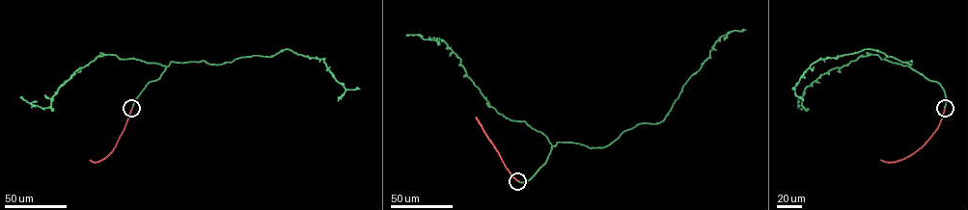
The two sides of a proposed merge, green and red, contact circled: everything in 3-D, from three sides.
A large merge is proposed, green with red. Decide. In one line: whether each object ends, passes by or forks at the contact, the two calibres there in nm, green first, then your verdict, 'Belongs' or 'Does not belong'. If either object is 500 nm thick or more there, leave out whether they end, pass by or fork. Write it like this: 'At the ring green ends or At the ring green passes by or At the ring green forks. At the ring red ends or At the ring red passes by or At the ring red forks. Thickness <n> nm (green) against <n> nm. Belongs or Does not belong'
At the ring green ends. At the ring red ends. Thickness 340 nm (green) against 360 nm. Belongs

